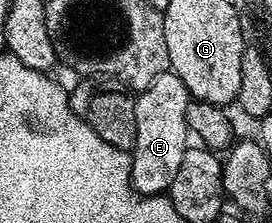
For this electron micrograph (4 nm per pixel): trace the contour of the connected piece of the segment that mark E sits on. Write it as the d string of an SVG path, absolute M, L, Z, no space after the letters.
M170 70L156 77L152 85L135 98L137 133L132 148L130 181L139 194L160 195L169 190L190 143L187 107L191 101L187 87Z

